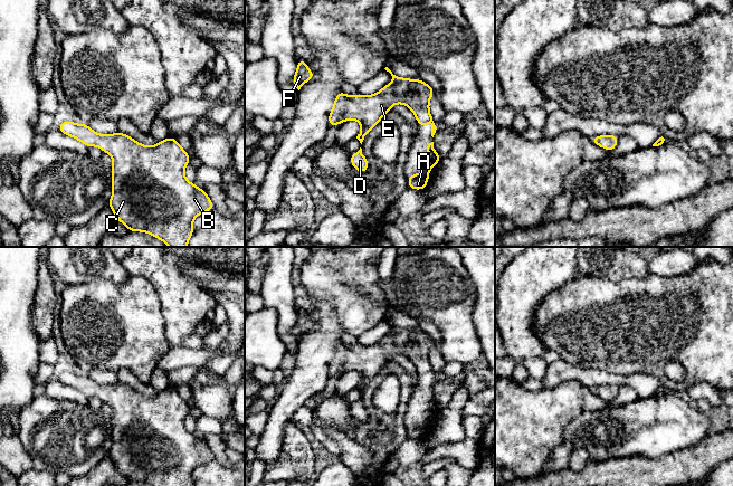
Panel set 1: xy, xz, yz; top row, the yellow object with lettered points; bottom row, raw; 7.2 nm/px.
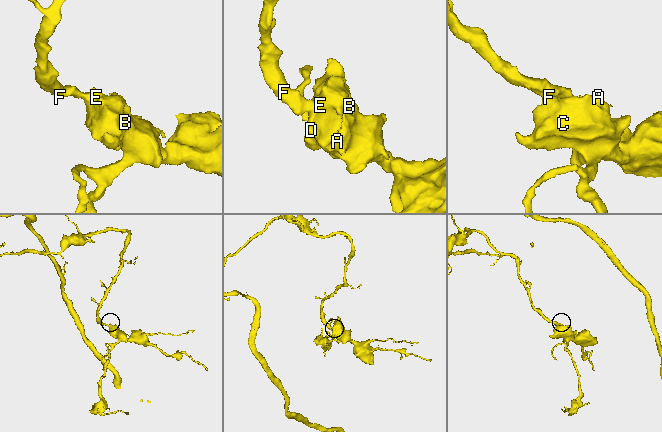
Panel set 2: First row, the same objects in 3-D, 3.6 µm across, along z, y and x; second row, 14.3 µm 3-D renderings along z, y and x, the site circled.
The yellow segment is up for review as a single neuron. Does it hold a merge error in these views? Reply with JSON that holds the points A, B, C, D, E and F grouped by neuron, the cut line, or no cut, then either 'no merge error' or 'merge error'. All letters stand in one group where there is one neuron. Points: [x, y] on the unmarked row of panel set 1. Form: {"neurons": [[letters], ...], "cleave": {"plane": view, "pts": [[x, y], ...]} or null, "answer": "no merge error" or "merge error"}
{"neurons": [["A", "B", "C", "D", "E", "F"]], "cleave": null, "answer": "no merge error"}

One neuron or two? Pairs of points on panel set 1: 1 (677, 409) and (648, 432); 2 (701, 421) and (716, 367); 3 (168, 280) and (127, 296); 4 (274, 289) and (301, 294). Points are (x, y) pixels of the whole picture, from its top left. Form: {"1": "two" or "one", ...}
{"1": "one", "2": "two", "3": "two", "4": "two"}

